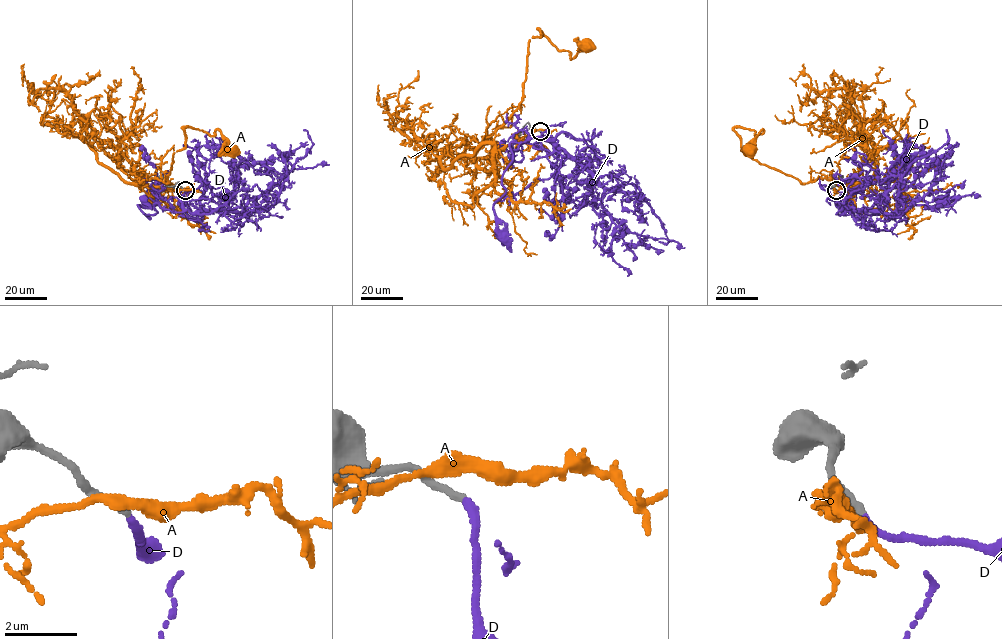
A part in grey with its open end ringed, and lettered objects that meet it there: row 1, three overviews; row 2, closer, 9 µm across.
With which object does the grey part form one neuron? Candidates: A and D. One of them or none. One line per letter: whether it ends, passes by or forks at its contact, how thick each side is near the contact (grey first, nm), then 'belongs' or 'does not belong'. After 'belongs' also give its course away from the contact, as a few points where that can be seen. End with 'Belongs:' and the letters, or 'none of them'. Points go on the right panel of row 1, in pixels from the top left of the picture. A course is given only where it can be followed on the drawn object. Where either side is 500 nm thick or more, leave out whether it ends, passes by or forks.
A: it passes by | 200/280 nm | does not belong
D: it ends | 190/200 nm | belongs | via (836, 190), (847, 196), (842, 211), (847, 203), (868, 215), (892, 218), (912, 205), (934, 206), (939, 200)
Belongs: D

